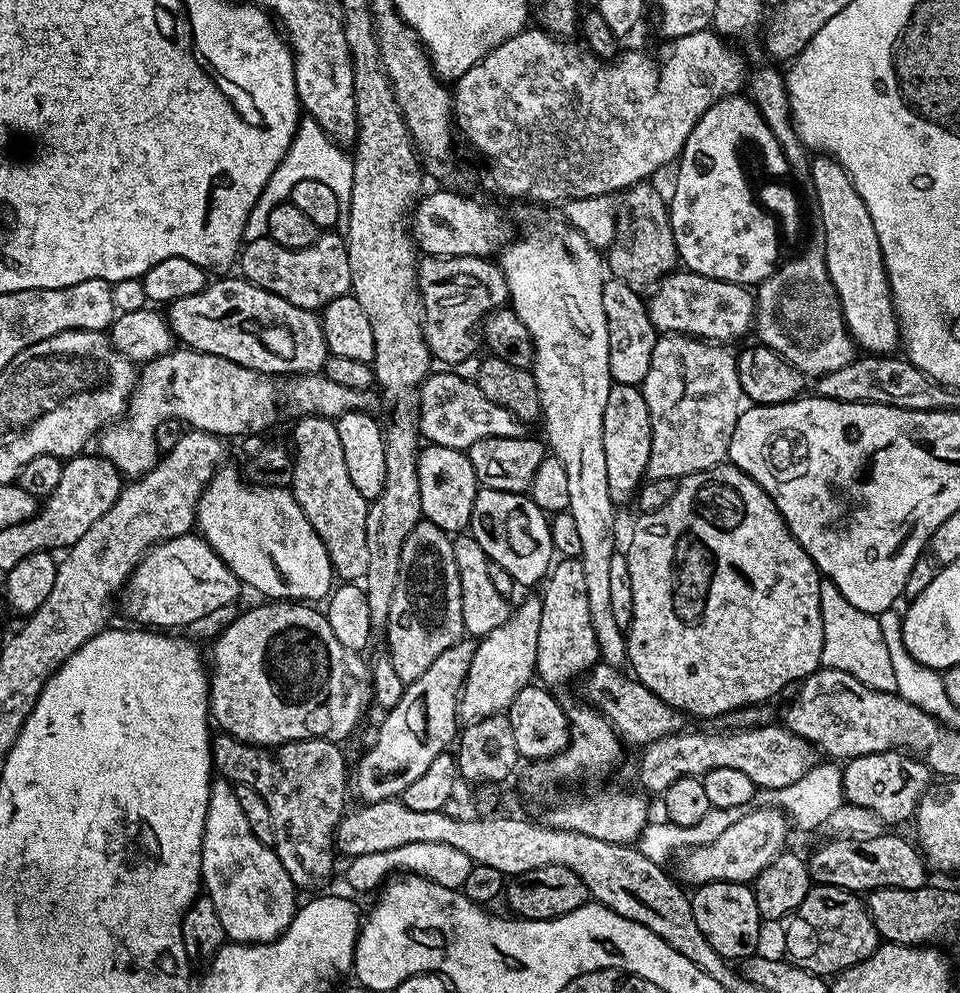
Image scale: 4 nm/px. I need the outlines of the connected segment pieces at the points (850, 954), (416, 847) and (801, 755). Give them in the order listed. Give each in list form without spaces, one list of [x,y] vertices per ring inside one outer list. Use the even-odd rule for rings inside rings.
[[[816,884],[810,889],[806,898],[802,898],[802,906],[786,917],[782,927],[787,959],[822,977],[827,977],[828,972],[839,974],[845,968],[862,962],[882,943],[872,915],[868,913],[867,903],[857,893],[829,884]]]
[[[410,842],[408,846],[398,846],[398,850],[386,850],[378,854],[366,854],[365,856],[355,857],[351,861],[352,864],[348,868],[348,884],[356,892],[372,892],[375,893],[381,887],[380,879],[383,876],[391,877],[392,871],[397,868],[397,873],[411,874],[414,876],[425,876],[430,882],[434,882],[438,886],[446,886],[447,888],[463,889],[466,878],[470,875],[473,863],[470,857],[458,850],[455,846],[448,846],[446,842]]]
[[[769,722],[755,728],[724,730],[724,733],[688,731],[681,730],[674,733],[673,736],[658,738],[654,742],[643,745],[641,752],[644,753],[640,756],[641,786],[639,785],[639,787],[645,793],[653,794],[652,792],[656,792],[656,794],[662,794],[671,784],[678,782],[678,778],[683,776],[703,778],[710,770],[722,770],[723,767],[729,770],[742,770],[742,774],[746,774],[746,778],[750,778],[750,782],[754,782],[757,789],[760,790],[794,786],[794,782],[798,782],[798,778],[802,778],[802,774],[809,772],[818,762],[817,749],[808,744],[806,738],[794,734],[788,728],[776,722]]]

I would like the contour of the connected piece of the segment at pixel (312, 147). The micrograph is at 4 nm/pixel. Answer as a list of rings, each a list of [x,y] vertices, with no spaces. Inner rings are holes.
[[[311,118],[301,119],[300,126],[296,130],[296,137],[292,140],[287,154],[274,170],[274,174],[270,174],[270,182],[266,182],[258,202],[254,202],[254,206],[250,210],[250,218],[244,227],[244,240],[257,240],[267,236],[270,210],[274,210],[274,206],[285,203],[291,197],[294,186],[298,186],[298,182],[307,180],[326,182],[326,186],[330,186],[330,190],[334,190],[334,194],[338,194],[338,198],[342,202],[351,200],[352,179],[354,178],[353,157],[349,153],[347,156],[344,152],[347,151],[329,138],[318,122]]]

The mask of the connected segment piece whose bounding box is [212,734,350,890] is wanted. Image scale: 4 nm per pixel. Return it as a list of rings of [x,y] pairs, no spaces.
[[[216,734],[212,738],[212,762],[215,771],[219,773],[223,779],[231,782],[233,785],[245,784],[254,790],[258,790],[258,794],[262,794],[262,802],[266,802],[266,806],[270,806],[270,818],[274,821],[274,847],[278,858],[282,862],[282,866],[286,866],[286,874],[290,874],[290,878],[296,883],[297,889],[316,888],[312,890],[320,890],[324,883],[332,876],[332,867],[338,861],[337,853],[334,851],[334,837],[336,835],[336,827],[340,825],[340,820],[346,815],[346,807],[344,808],[344,795],[350,792],[350,768],[344,765],[344,756],[340,753],[341,745],[331,740],[295,740],[289,744],[278,744],[275,746],[257,746],[247,744],[238,738],[227,734]]]

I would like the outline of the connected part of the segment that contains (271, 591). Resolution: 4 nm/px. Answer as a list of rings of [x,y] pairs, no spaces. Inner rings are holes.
[[[228,467],[212,475],[198,502],[199,535],[228,563],[241,585],[249,584],[264,595],[261,597],[276,602],[323,601],[334,587],[332,559],[291,491],[287,487],[259,487],[246,482],[241,469]]]

